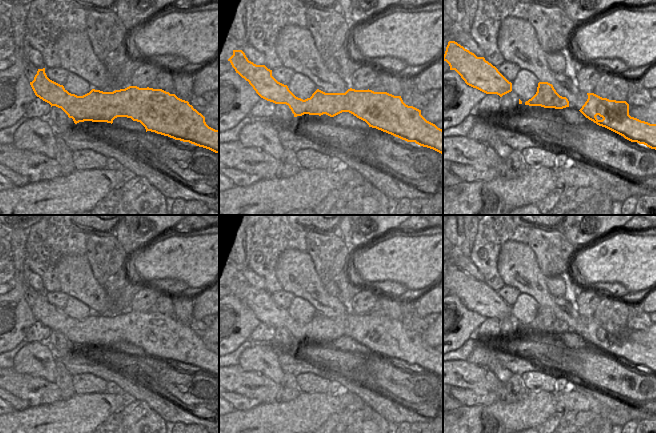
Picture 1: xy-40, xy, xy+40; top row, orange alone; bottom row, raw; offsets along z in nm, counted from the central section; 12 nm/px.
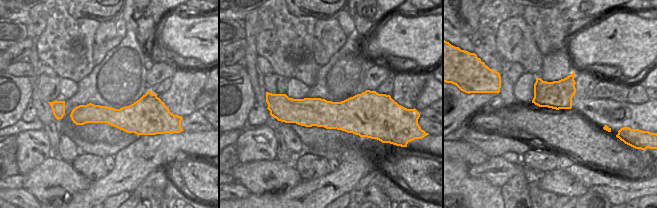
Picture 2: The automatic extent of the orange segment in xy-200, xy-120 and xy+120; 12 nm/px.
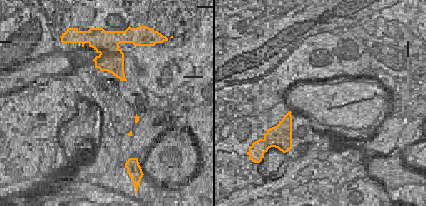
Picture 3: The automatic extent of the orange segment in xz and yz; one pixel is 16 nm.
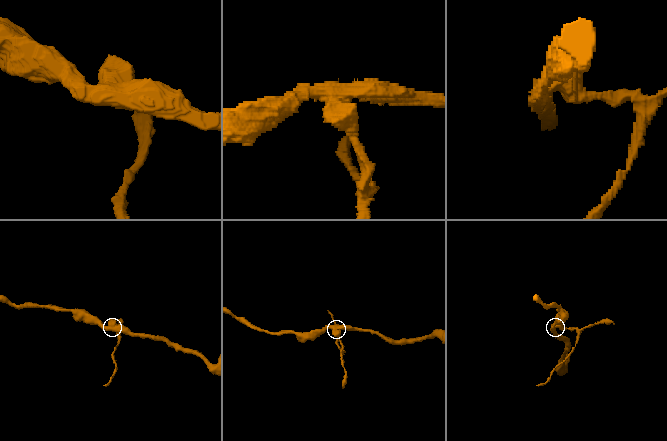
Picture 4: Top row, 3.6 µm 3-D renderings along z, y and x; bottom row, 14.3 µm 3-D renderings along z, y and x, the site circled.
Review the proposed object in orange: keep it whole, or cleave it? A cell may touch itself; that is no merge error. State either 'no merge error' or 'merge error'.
merge error

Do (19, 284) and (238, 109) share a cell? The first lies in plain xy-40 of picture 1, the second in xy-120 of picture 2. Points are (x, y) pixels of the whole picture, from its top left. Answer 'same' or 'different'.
same

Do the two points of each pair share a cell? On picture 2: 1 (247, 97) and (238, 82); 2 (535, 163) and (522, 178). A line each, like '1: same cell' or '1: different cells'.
1: same cell
2: different cells

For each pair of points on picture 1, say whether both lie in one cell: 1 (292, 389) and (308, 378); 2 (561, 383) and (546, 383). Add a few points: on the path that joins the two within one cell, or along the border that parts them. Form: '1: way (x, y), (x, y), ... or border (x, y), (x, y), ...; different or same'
1: border (295, 376), (297, 387), (301, 392); different
2: border (559, 373), (556, 379), (555, 390); different

